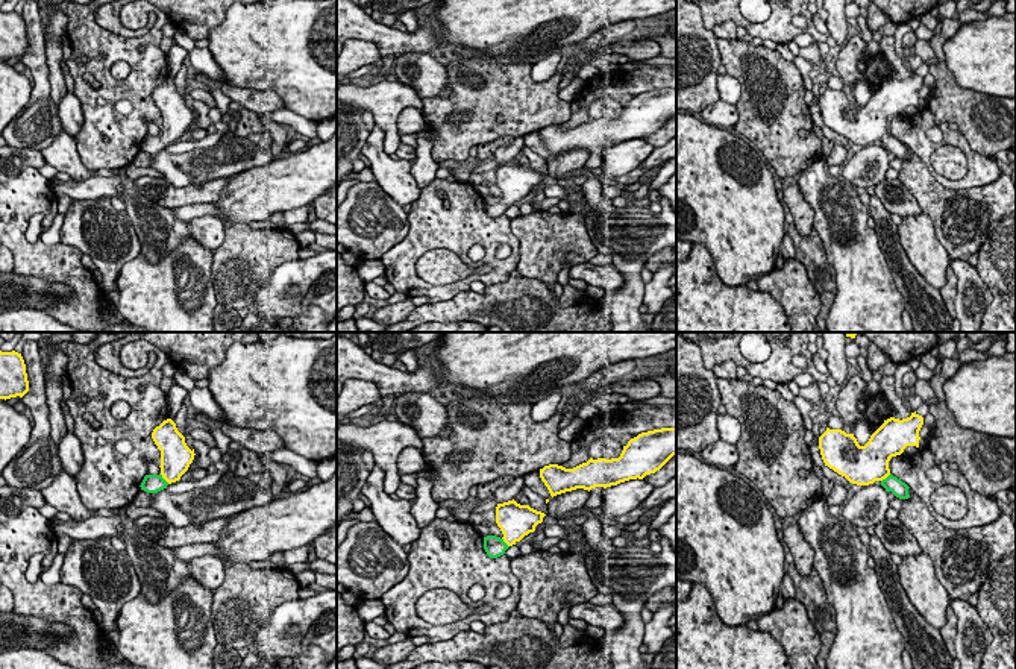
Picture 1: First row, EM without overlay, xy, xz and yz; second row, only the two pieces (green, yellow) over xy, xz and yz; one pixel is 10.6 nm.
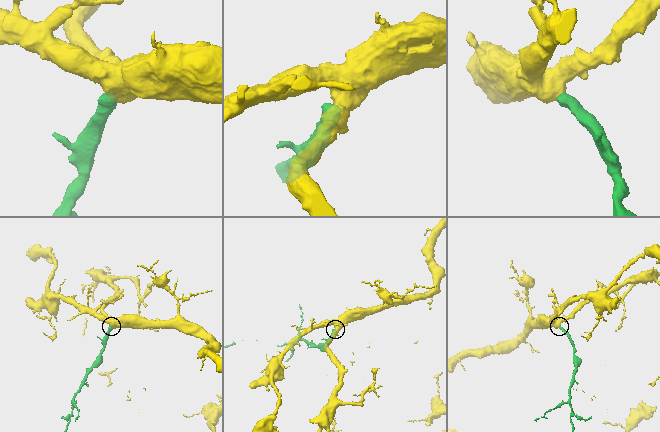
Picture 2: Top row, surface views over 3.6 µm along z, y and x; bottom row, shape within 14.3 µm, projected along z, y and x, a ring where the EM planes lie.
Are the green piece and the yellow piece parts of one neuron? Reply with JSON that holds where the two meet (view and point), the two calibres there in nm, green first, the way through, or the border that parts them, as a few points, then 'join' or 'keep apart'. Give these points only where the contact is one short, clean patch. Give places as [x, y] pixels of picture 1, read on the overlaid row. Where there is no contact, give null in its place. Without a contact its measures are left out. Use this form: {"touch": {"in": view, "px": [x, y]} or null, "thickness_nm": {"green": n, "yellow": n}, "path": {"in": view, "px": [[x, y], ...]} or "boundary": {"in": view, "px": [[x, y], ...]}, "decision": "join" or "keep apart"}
{"touch": {"in": "xy", "px": [163, 478]}, "thickness_nm": {"green": 190, "yellow": 320}, "path": {"in": "xy", "px": [[152, 483], [163, 478], [172, 469], [175, 458]]}, "decision": "join"}

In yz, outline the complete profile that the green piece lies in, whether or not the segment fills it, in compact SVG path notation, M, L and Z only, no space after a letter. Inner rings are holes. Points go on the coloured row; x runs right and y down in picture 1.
M916 411L907 419L890 417L860 446L854 434L829 429L819 437L819 449L825 466L857 485L880 481L886 492L908 499L908 485L893 476L889 469L892 457L901 455L907 446L919 448L919 431L923 417Z

